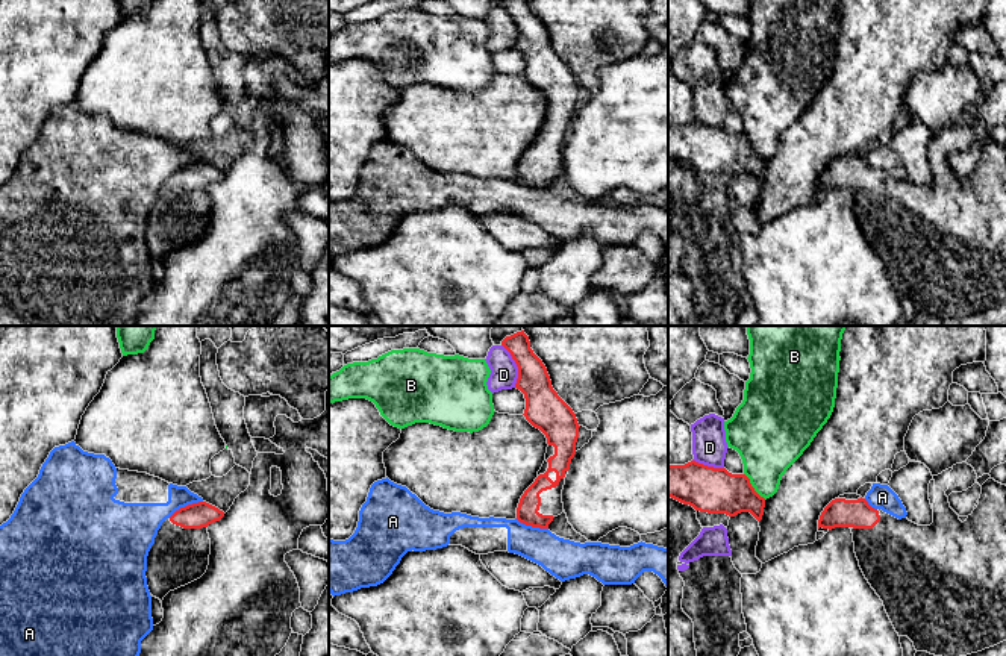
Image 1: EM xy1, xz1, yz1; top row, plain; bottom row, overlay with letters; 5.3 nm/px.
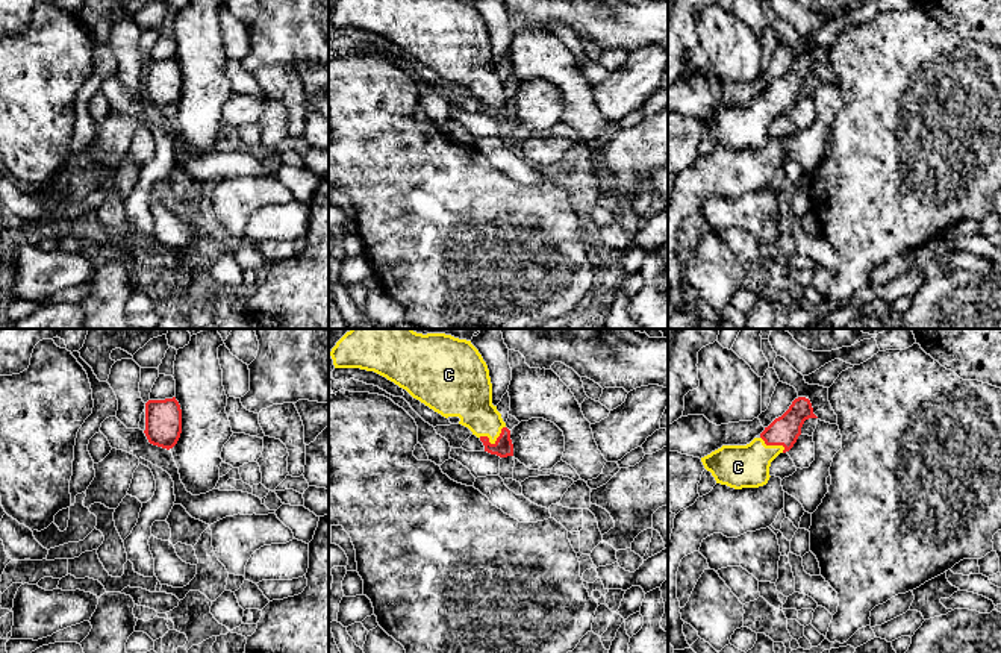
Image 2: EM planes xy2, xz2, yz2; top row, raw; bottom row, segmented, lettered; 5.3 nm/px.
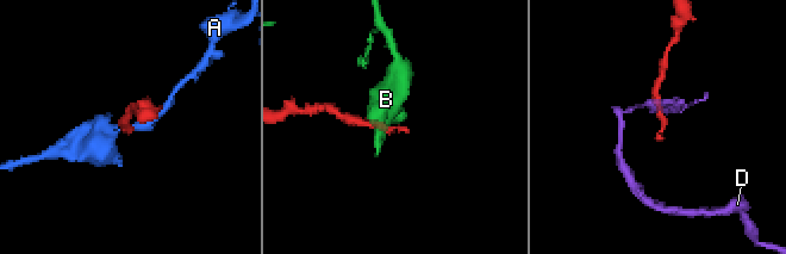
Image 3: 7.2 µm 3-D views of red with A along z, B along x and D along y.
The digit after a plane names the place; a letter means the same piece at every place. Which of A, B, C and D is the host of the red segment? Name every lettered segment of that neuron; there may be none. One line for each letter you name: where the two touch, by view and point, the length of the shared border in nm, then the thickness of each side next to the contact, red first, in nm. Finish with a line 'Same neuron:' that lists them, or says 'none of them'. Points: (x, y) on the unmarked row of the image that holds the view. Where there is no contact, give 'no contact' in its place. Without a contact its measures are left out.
C: contact xz2 (492, 105); length 160 nm; calibres 110 and 200 nm
Same neuron: C

